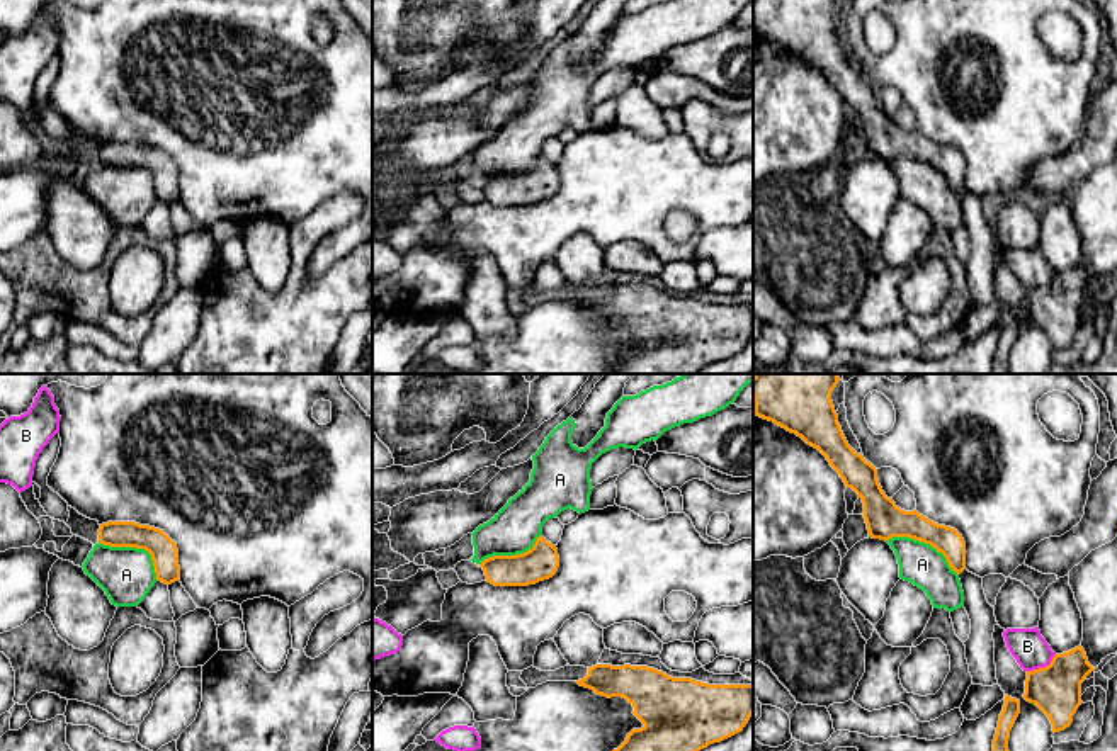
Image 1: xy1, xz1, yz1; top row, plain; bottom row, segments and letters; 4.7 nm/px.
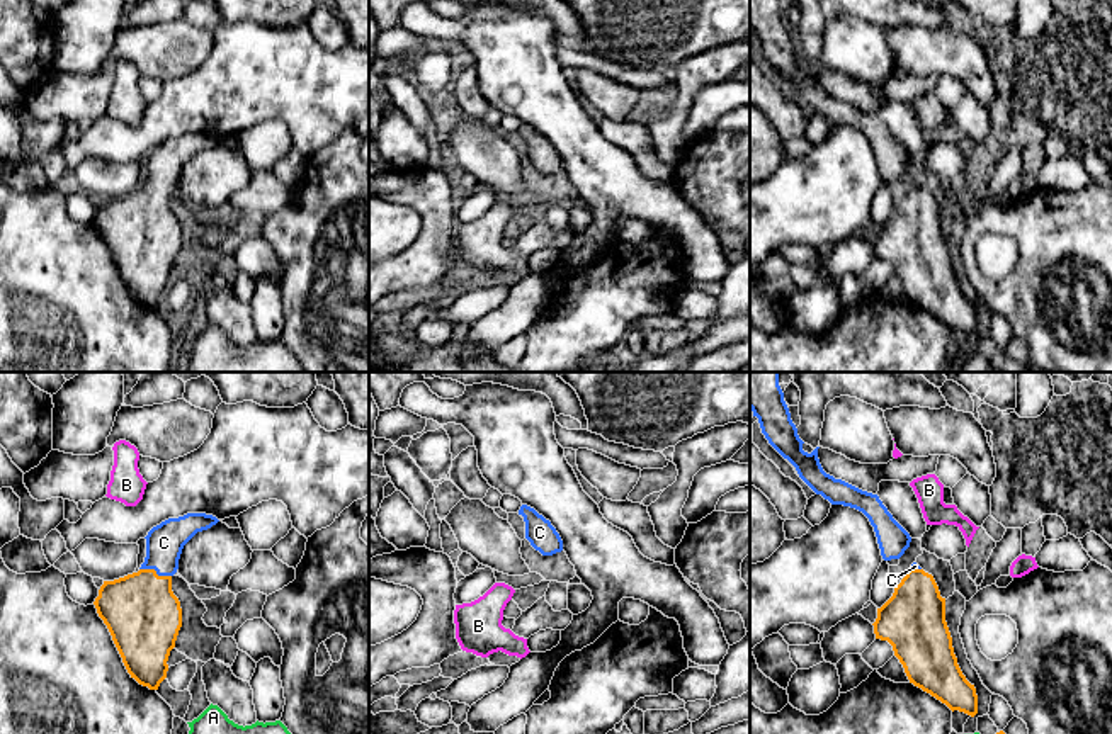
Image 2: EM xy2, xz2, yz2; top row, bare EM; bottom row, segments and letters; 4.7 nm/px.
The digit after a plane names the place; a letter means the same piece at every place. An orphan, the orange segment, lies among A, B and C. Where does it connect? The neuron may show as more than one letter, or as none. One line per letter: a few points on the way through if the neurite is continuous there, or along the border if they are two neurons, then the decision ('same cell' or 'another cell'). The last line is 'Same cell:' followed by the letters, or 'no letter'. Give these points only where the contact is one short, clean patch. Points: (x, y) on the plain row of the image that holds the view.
A: another cell
B: another cell
C: across xy2 (143, 235), (143, 220), (155, 191), (162, 180), (164, 162) | same cell
Same cell: C

